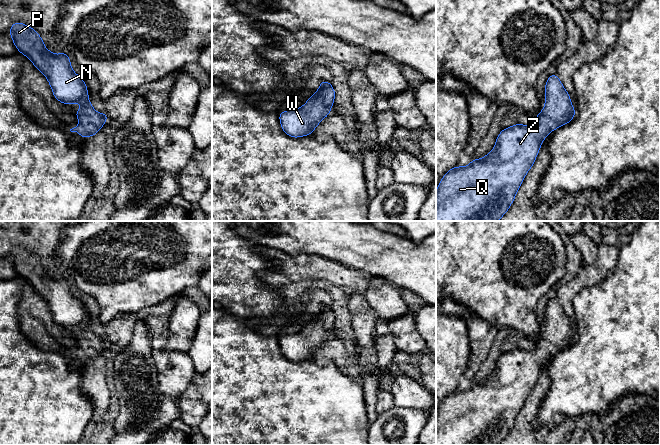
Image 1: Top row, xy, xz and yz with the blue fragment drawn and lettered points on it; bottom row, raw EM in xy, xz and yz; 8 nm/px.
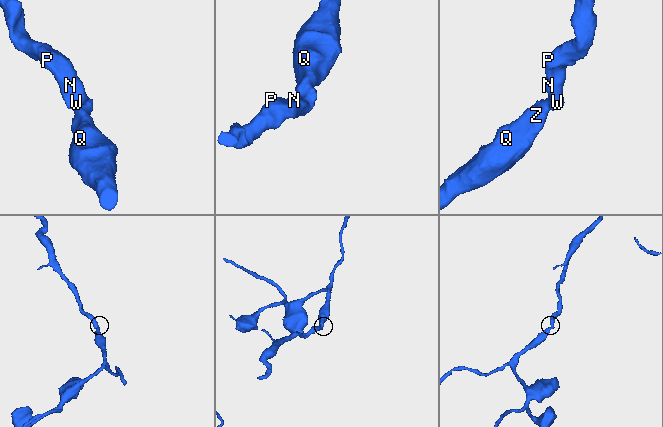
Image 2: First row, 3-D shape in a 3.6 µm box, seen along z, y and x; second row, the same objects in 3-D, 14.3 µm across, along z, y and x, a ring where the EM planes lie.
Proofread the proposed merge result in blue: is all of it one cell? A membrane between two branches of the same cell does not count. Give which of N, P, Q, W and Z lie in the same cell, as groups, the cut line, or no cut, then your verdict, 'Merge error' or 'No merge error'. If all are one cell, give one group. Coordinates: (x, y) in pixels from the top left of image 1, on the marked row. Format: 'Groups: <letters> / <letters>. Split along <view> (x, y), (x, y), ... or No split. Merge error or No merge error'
Groups: N P Q W Z. No split. No merge error

